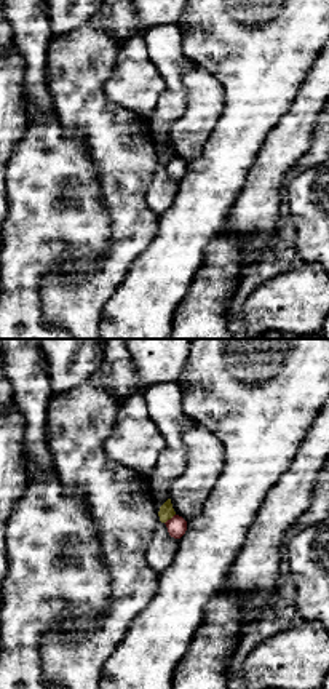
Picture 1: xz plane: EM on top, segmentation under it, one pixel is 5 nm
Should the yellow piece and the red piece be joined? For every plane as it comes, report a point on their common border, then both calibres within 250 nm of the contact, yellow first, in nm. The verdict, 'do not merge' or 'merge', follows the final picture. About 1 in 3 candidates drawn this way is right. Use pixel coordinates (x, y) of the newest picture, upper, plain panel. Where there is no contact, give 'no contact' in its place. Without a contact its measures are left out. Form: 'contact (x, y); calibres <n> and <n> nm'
contact (170, 160); calibres 80 and 100 nm

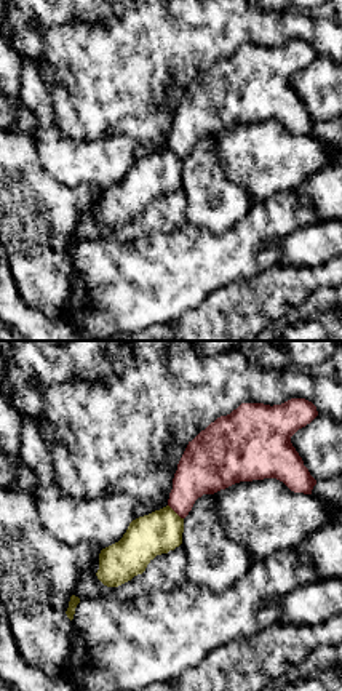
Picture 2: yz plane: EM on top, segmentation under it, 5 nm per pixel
contact (174, 154); calibres 220 and 240 nm

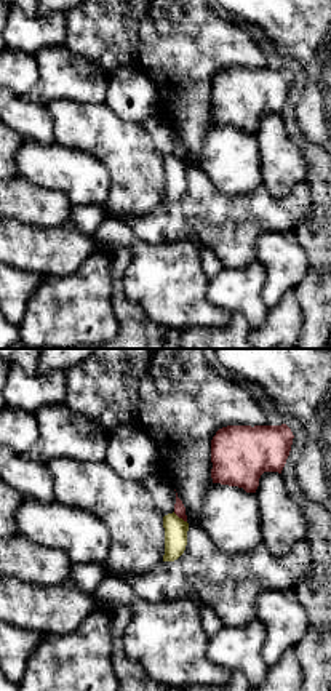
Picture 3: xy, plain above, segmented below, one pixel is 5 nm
contact (178, 159); calibres 110 and 60 nm

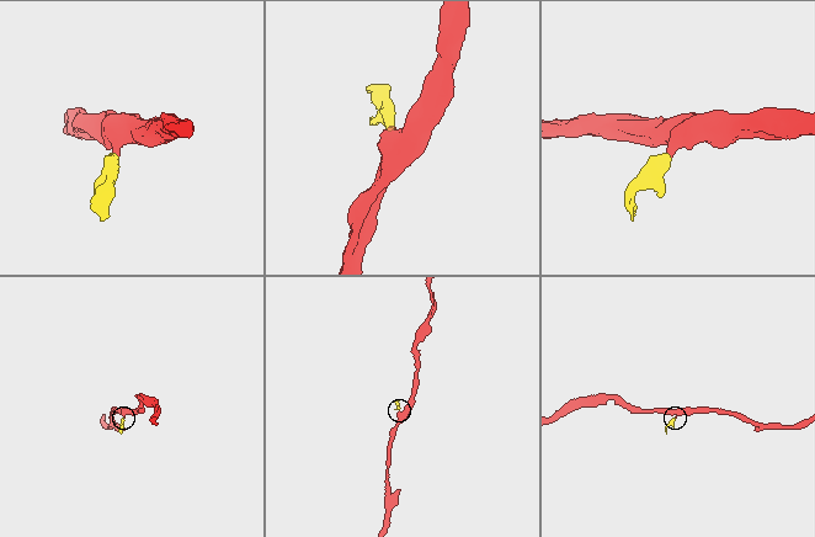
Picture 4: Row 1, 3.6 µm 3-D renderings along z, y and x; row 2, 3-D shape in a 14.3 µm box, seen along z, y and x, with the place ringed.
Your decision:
do not merge

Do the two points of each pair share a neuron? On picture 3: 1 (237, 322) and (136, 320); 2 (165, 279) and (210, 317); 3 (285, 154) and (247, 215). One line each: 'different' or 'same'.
1: different
2: same
3: different

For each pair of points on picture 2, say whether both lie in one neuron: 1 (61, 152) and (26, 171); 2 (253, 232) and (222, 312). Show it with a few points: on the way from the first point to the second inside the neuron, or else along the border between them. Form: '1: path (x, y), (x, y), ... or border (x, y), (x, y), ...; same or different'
1: border (34, 141), (42, 165), (59, 181), (71, 186); different
2: border (267, 267), (218, 288), (202, 304); different

